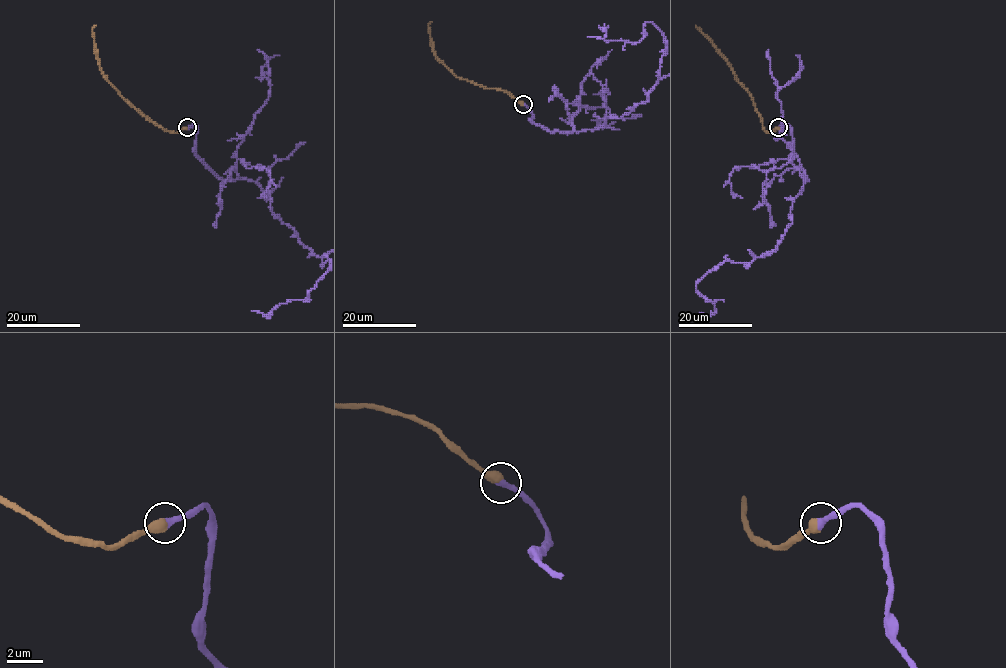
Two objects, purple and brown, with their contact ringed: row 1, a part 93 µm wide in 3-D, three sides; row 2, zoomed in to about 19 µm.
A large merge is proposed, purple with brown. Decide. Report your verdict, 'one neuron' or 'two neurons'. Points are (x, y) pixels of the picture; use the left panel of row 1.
one neuron

